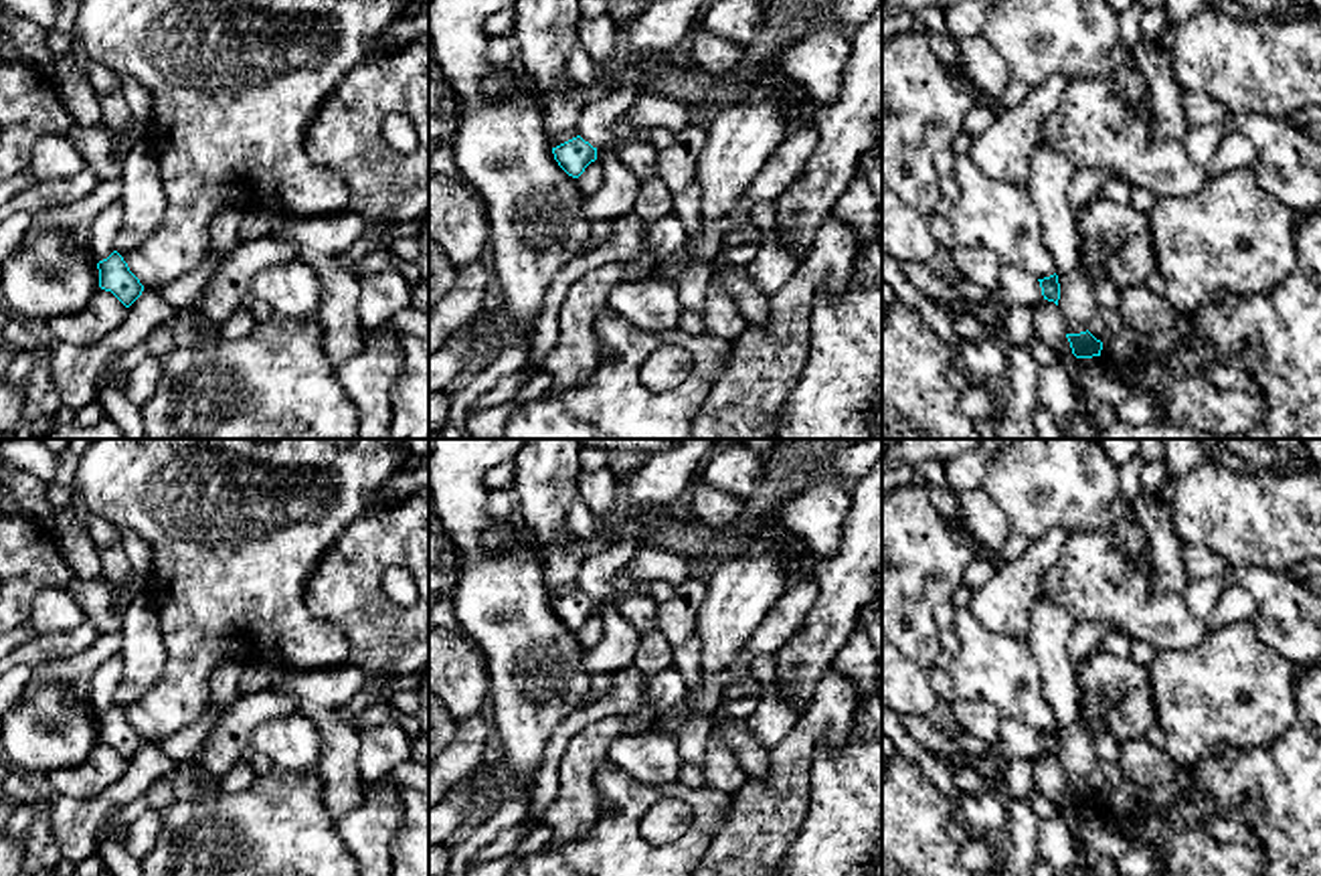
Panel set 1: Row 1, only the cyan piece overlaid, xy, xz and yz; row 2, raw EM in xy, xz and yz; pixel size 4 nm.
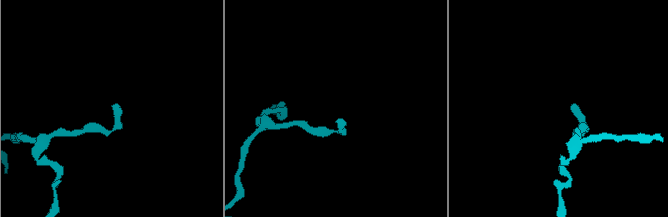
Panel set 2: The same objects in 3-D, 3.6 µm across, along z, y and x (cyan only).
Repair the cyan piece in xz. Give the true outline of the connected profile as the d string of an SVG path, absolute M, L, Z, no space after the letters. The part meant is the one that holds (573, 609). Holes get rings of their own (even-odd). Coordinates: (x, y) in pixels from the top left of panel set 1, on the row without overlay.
M581 589L552 601L552 607L558 619L573 631L579 631L585 621L597 613L597 601Z

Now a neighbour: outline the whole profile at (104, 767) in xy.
M99 740L81 765L51 771L47 779L55 795L89 801L115 785L125 769L127 761L111 744Z

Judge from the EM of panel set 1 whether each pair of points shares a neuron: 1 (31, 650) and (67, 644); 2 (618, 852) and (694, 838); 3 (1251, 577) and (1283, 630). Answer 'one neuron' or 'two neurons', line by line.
1: one neuron
2: one neuron
3: one neuron

